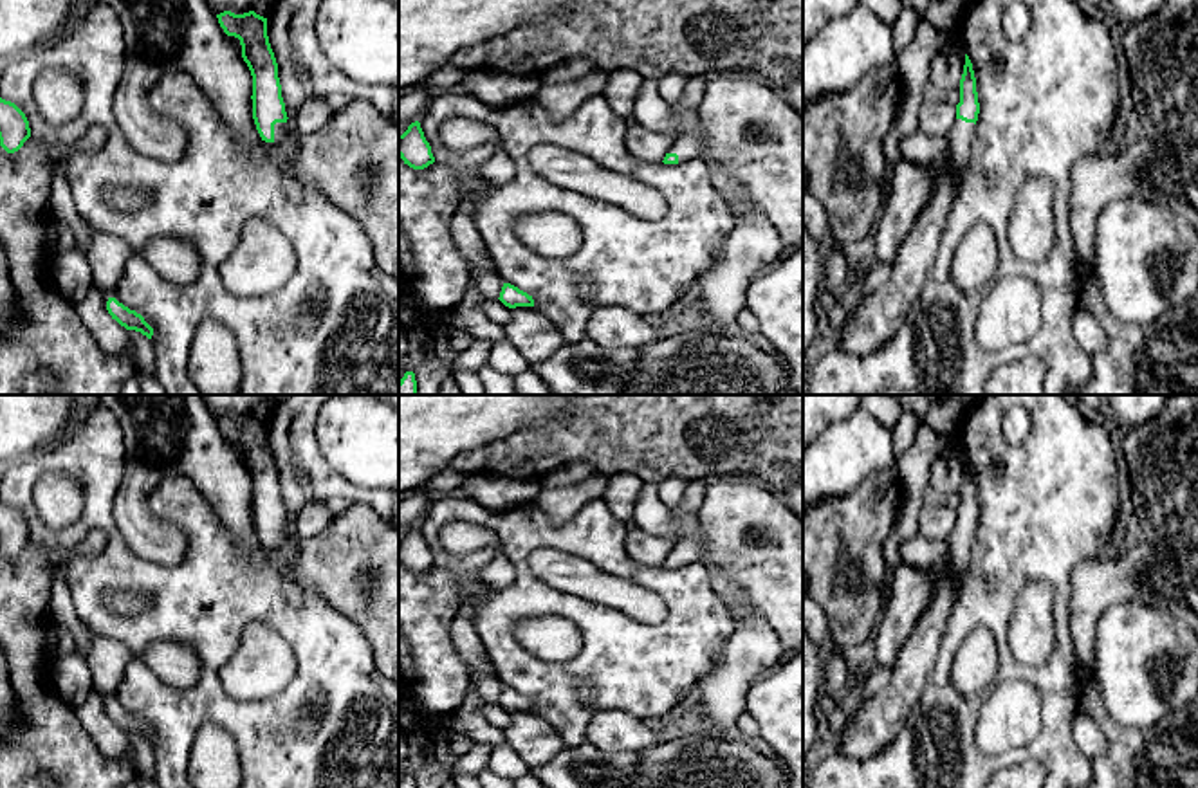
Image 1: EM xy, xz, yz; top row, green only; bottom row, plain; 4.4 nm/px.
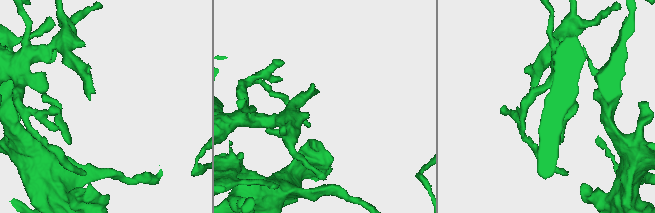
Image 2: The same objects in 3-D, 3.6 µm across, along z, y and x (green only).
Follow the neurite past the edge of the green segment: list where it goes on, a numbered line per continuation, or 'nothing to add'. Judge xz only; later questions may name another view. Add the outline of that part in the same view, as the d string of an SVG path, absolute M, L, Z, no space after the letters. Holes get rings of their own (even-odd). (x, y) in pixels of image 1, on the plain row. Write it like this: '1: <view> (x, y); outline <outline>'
1: xz (747, 531); outline M723 476L707 487L696 512L698 539L675 543L678 566L711 563L742 590L751 611L779 637L783 649L803 646L803 521L776 490L752 476Z

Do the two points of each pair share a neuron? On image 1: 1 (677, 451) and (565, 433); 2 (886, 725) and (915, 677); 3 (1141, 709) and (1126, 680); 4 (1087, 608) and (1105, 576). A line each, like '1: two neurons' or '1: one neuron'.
1: one neuron
2: one neuron
3: one neuron
4: one neuron

